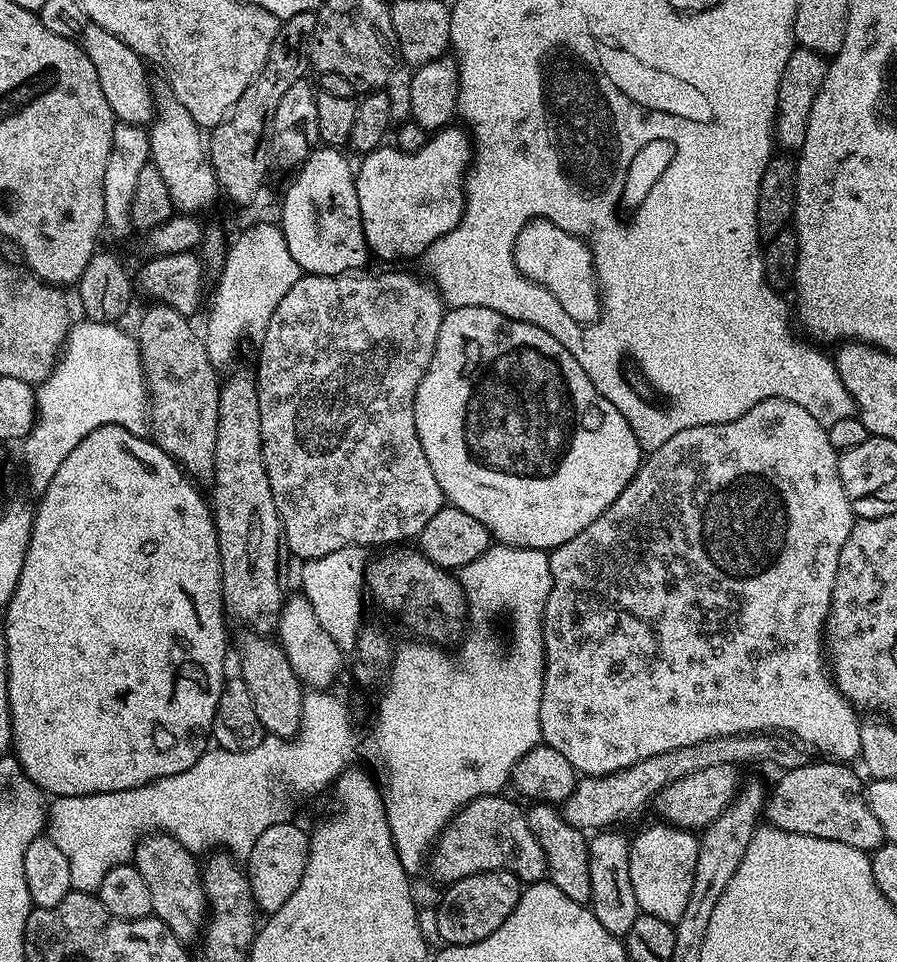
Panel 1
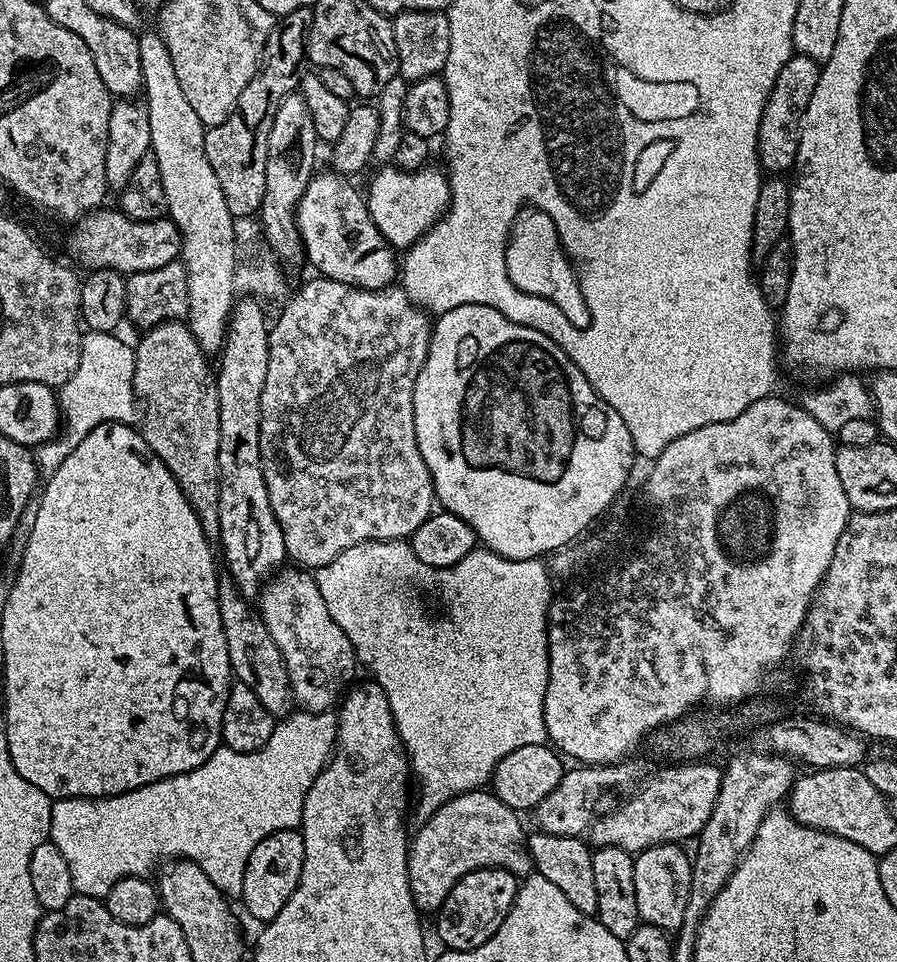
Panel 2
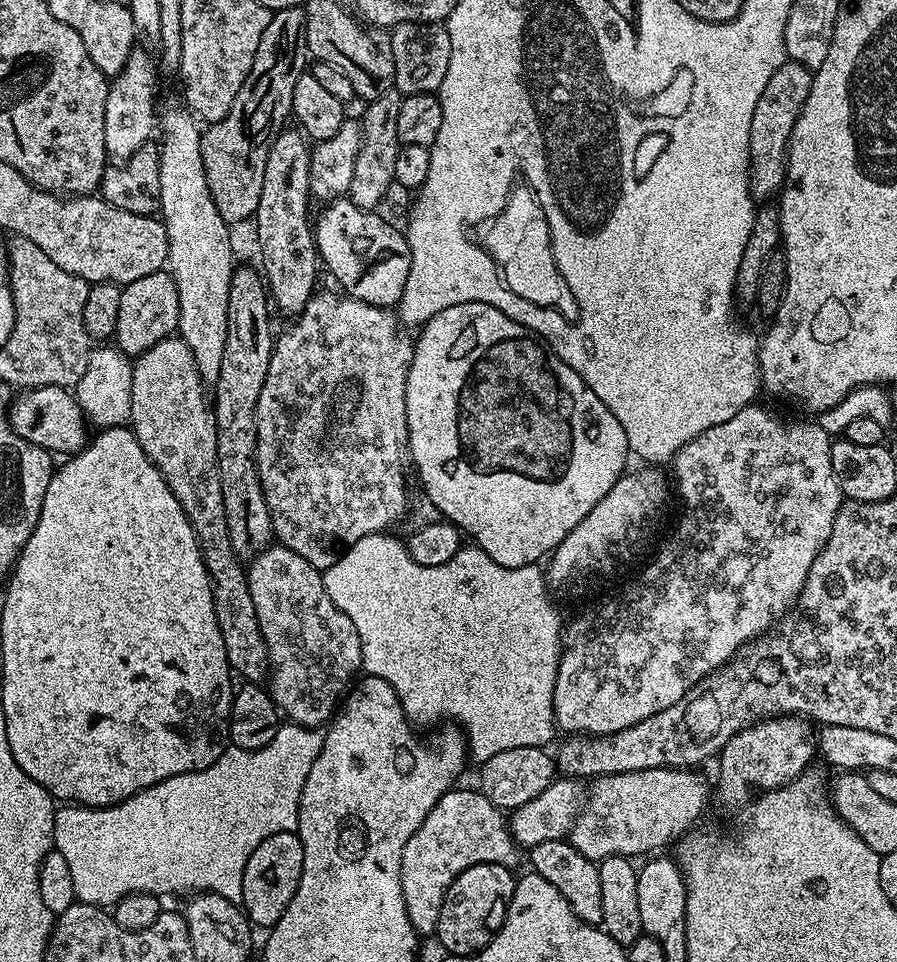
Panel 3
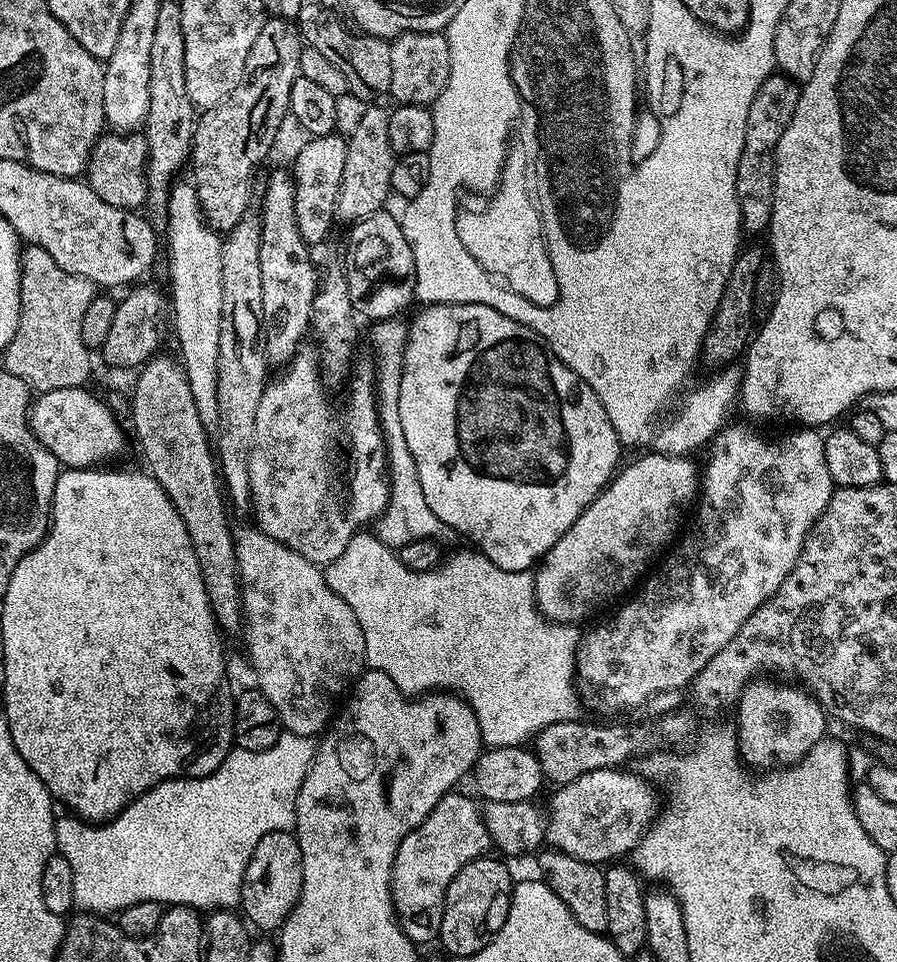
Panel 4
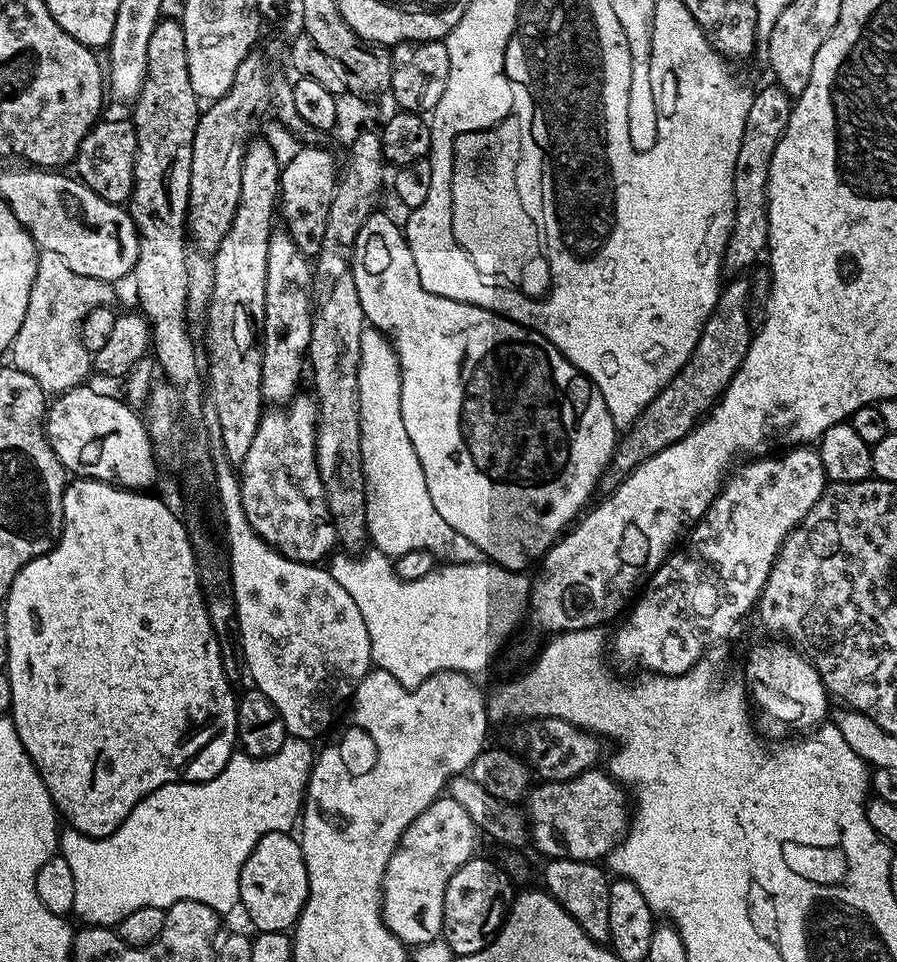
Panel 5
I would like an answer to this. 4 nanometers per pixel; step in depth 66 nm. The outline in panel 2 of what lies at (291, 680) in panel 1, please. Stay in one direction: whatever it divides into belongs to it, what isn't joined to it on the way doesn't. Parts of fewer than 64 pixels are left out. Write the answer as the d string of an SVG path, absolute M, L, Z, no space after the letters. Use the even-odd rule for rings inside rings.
M227 574L220 576L218 610L222 614L222 630L226 634L226 650L230 654L233 677L250 686L250 690L258 694L258 702L262 702L272 716L283 717L294 704L286 663L253 601L236 589L236 583Z

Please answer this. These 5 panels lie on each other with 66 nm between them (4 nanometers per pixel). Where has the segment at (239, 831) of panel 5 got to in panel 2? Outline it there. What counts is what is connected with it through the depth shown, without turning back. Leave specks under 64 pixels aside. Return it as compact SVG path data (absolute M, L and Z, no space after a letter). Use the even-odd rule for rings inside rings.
M296 710L277 723L274 734L270 734L270 742L257 752L235 752L221 746L209 760L202 762L202 766L126 794L94 800L55 801L48 835L50 843L58 846L62 858L66 858L70 866L73 893L103 898L114 882L127 876L147 877L155 873L162 862L183 858L197 864L225 896L242 897L242 878L254 846L270 834L299 825L306 794L336 747L336 722L337 717L331 711Z

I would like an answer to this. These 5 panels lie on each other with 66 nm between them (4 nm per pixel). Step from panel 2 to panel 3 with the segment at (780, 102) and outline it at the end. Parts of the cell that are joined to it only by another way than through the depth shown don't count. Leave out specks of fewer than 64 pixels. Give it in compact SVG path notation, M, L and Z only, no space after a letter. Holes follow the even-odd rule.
M785 59L774 74L770 74L770 82L766 82L766 90L762 90L762 98L758 98L758 106L754 106L754 118L750 118L750 158L748 159L748 192L756 202L768 202L777 195L784 186L784 175L788 169L788 143L794 130L794 122L798 122L802 106L806 98L810 98L813 69L790 59Z

